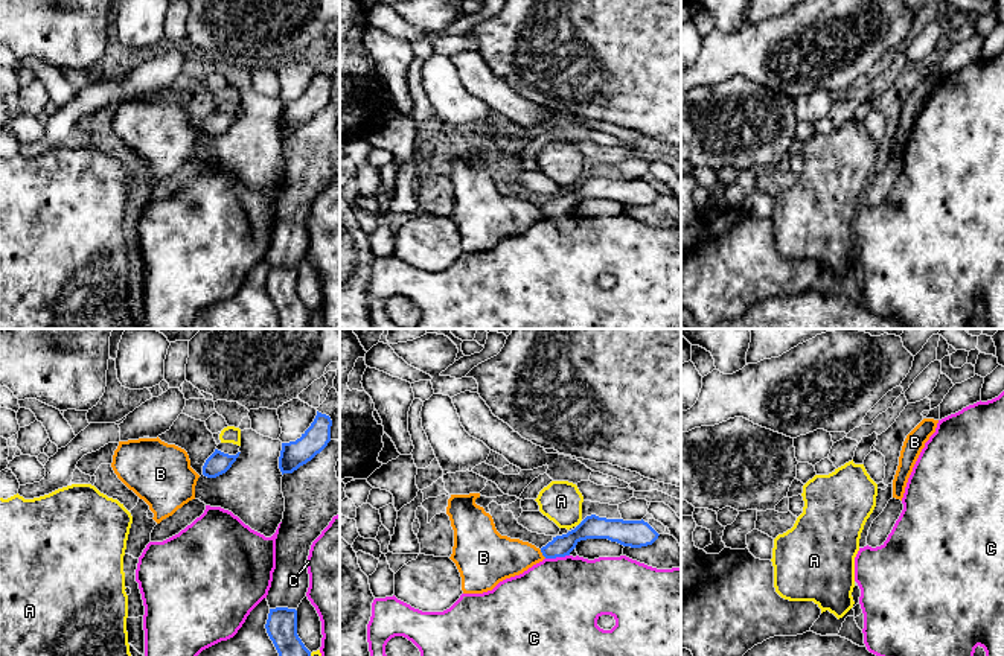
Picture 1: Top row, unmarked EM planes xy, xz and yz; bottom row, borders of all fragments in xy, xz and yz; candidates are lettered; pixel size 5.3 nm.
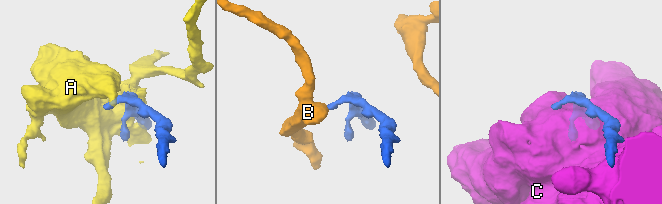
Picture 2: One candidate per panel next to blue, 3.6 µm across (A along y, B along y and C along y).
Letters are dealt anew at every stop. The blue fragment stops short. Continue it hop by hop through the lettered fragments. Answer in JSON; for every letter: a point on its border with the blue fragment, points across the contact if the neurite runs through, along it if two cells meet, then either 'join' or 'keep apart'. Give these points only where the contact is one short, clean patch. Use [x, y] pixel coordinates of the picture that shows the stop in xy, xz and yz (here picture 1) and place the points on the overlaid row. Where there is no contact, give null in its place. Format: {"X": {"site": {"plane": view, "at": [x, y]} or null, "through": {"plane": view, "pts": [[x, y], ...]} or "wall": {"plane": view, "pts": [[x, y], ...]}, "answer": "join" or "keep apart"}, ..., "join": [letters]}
{"A": {"site": {"plane": "xz", "at": [579, 524]}, "answer": "keep apart"}, "B": {"site": {"plane": "xz", "at": [543, 554]}, "wall": {"plane": "xz", "pts": [[540, 550], [546, 557]]}, "answer": "keep apart"}, "C": {"site": {"plane": "xz", "at": [556, 556]}, "answer": "keep apart"}, "join": []}

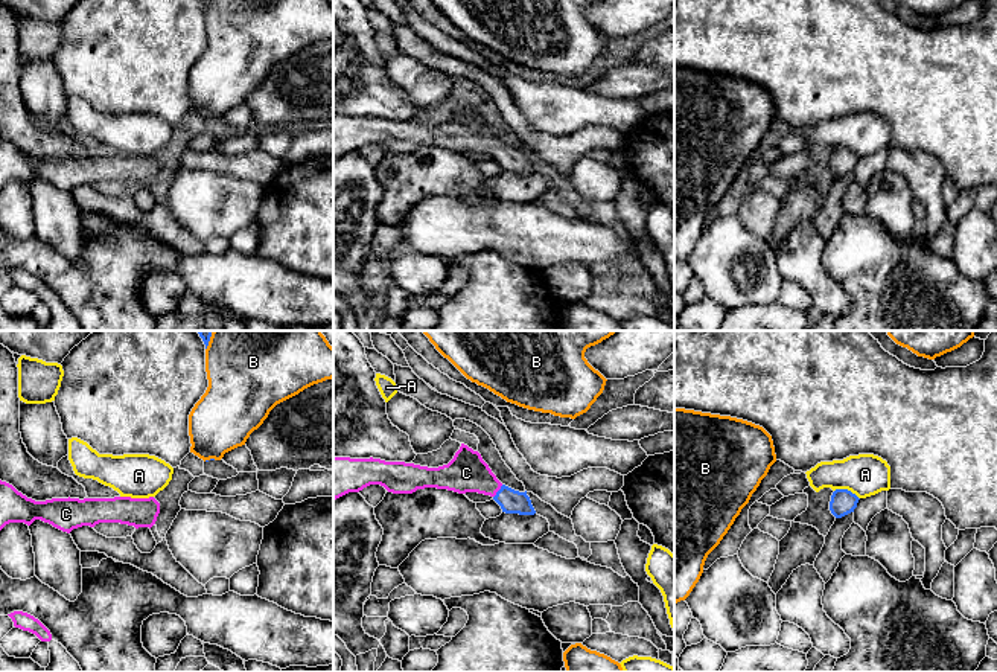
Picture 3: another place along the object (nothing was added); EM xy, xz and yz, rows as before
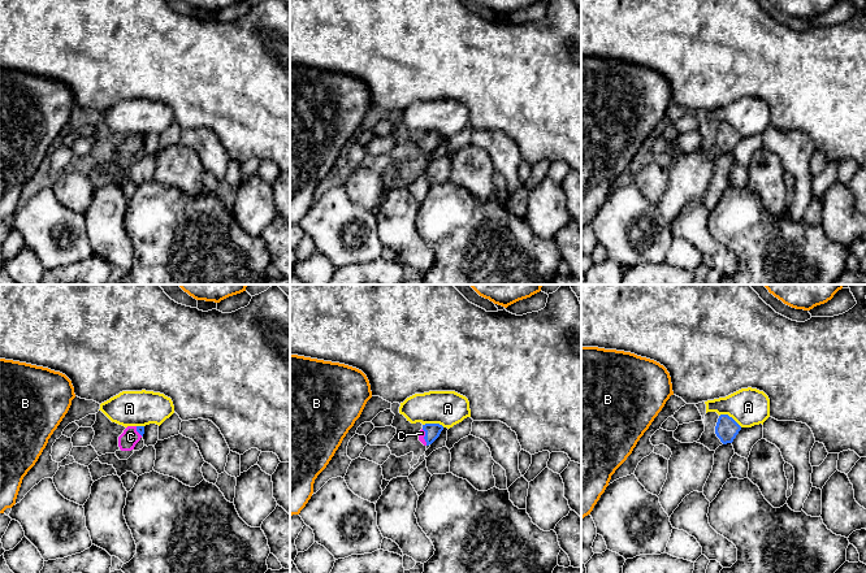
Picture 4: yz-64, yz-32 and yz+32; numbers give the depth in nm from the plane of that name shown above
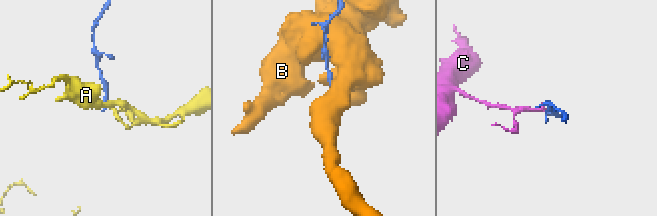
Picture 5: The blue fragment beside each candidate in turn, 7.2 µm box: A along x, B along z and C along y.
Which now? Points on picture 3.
{"A": {"site": {"plane": "yz", "at": [847, 489]}, "wall": {"plane": "yz", "pts": [[834, 489], [850, 489], [859, 499]]}, "answer": "keep apart"}, "B": {"site": {"plane": "xy", "at": [209, 340]}, "answer": "keep apart"}, "C": {"site": {"plane": "xz", "at": [498, 491]}, "through": {"plane": "xz", "pts": [[512, 502], [498, 491], [466, 473]]}, "answer": "join"}, "join": ["C"]}

